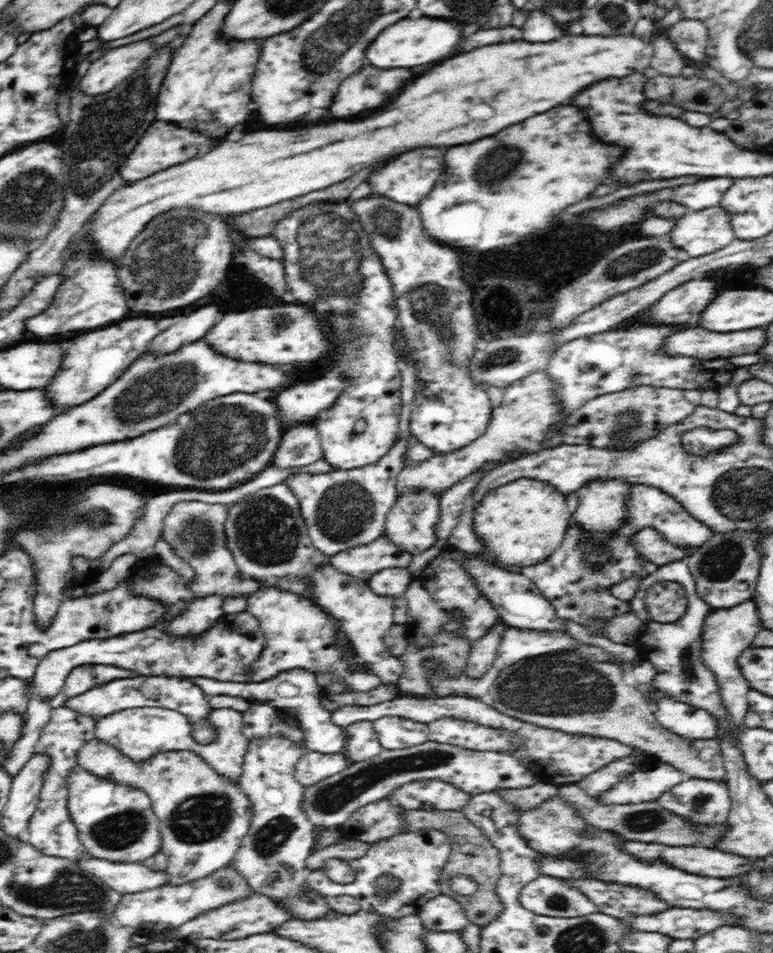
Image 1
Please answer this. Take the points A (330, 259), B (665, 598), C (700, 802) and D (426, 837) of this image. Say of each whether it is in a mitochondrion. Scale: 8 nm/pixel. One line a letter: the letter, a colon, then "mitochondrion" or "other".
A: mitochondrion
B: mitochondrion
C: mitochondrion
D: other

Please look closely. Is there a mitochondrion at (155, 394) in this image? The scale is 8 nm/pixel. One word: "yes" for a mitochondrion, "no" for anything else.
yes

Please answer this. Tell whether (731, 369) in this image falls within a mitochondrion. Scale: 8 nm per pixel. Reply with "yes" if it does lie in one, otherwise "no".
no

